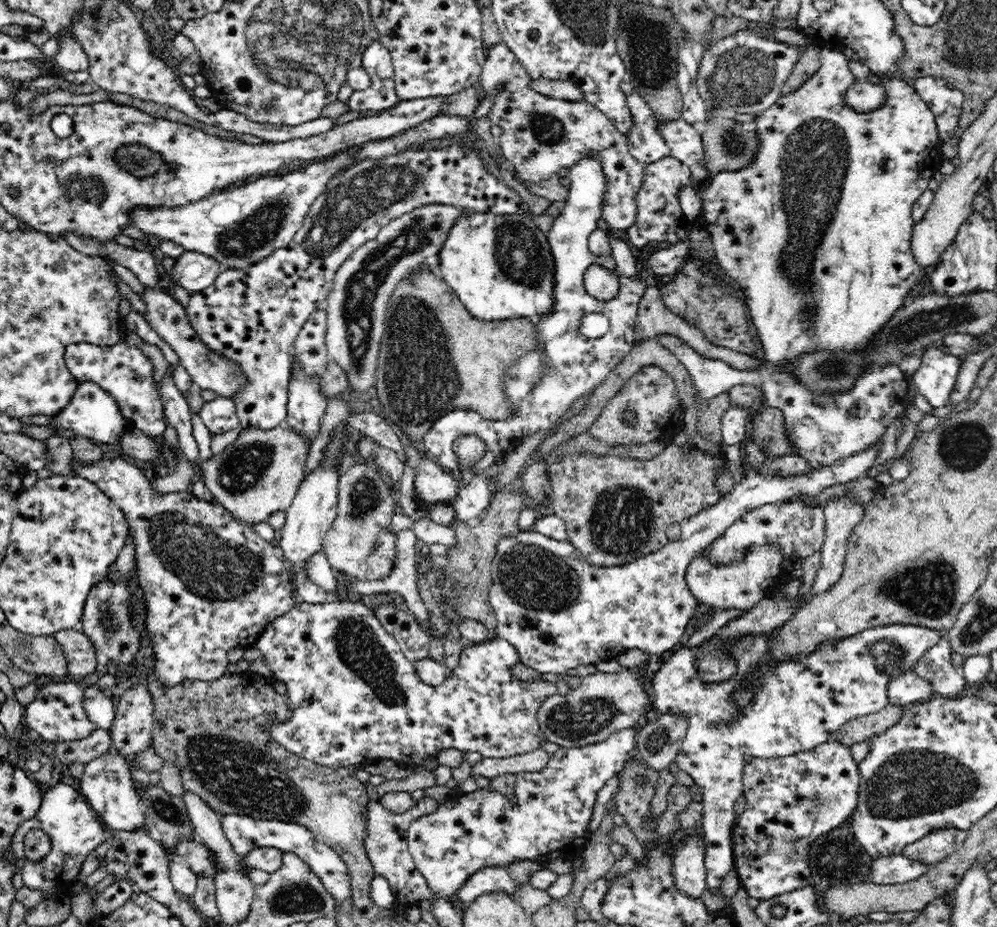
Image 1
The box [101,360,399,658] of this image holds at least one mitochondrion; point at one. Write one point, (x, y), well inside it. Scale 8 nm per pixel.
(214, 569)

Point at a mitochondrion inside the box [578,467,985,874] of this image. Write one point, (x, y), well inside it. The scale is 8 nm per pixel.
(912, 782)

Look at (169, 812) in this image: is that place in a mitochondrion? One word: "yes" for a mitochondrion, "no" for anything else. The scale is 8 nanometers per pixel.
yes

